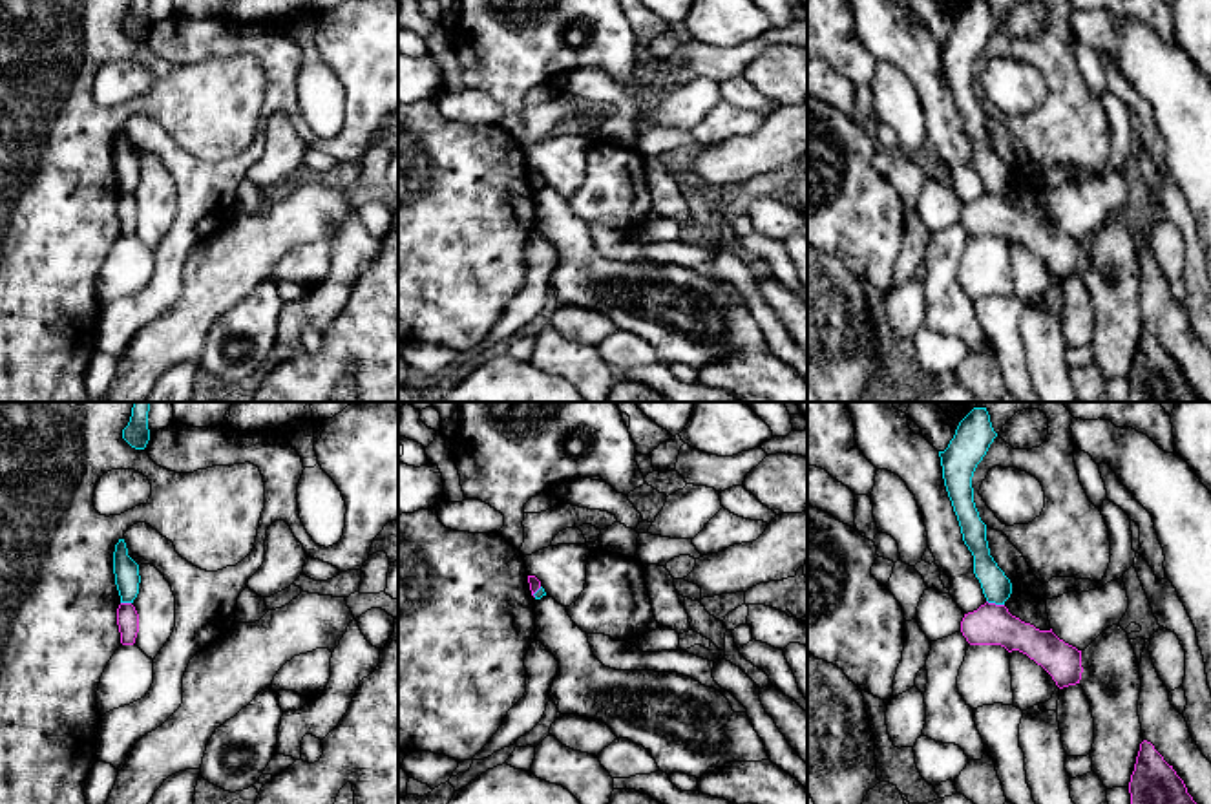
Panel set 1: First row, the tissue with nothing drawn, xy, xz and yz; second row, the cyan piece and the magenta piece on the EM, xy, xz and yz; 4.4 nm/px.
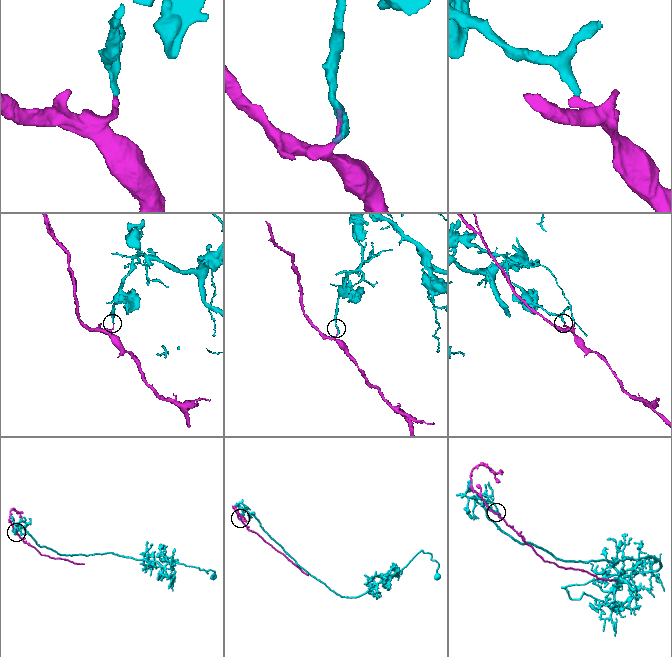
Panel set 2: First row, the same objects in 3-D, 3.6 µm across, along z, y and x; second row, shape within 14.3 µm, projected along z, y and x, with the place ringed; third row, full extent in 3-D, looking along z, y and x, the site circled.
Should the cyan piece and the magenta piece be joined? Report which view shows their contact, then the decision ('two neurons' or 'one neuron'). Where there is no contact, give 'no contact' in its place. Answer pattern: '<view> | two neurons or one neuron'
yz | two neurons

